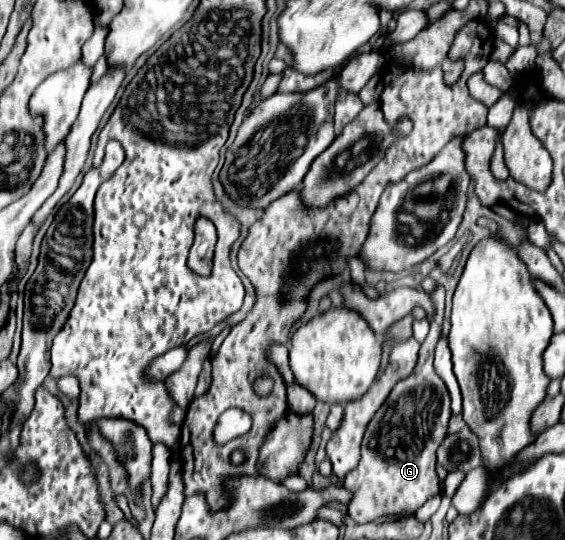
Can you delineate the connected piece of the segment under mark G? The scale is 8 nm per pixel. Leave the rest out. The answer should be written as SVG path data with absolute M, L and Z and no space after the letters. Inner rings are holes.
M439 284L429 296L435 312L431 320L431 332L419 350L419 362L413 374L391 390L385 404L369 422L365 432L367 446L361 450L361 462L343 480L343 486L353 494L349 502L349 516L355 522L373 522L383 516L409 518L429 496L439 492L435 452L447 434L447 422L451 418L447 386L433 368L433 352L441 338L443 324L443 286ZM373 438L377 438L375 446L371 446Z

